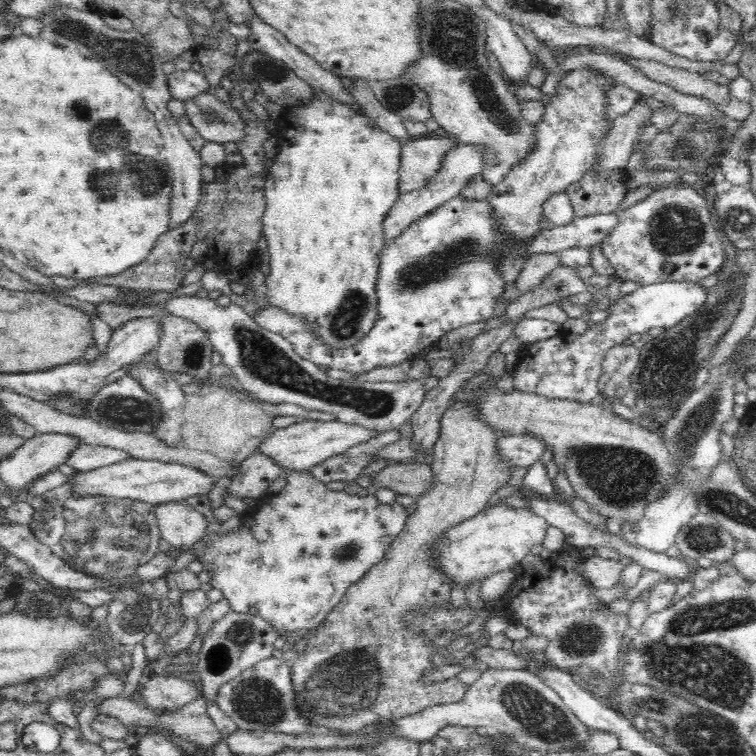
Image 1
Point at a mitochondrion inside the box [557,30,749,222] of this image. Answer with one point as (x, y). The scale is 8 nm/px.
(701, 133)

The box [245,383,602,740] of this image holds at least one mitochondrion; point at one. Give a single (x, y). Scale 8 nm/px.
(347, 685)

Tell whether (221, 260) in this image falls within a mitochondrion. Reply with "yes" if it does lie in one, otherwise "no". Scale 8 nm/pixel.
no

